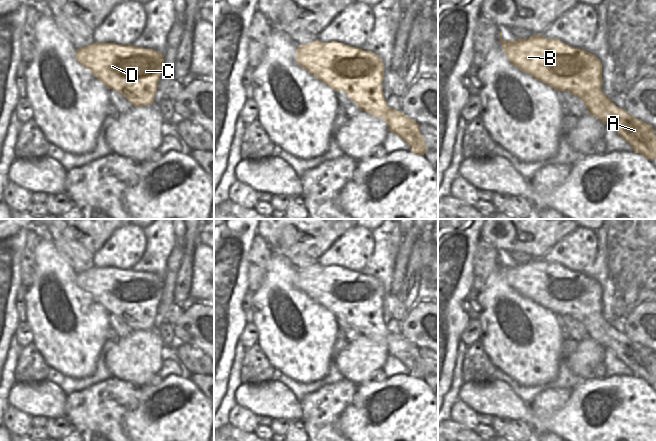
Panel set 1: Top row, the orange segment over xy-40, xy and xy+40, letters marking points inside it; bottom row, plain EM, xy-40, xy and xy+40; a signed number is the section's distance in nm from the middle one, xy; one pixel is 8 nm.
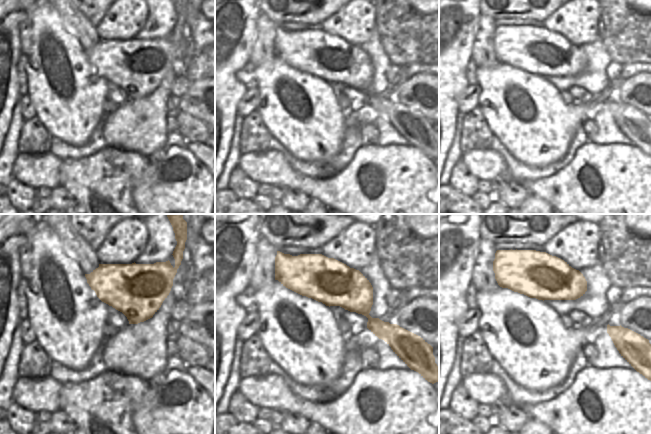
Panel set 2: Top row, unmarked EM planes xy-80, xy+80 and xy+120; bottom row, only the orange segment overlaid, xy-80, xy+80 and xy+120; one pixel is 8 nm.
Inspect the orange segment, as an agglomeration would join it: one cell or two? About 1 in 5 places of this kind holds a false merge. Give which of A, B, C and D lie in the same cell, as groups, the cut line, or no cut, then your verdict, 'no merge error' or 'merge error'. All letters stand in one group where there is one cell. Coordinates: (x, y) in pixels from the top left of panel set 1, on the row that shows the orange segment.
groups A B C D; cut none; no merge error

